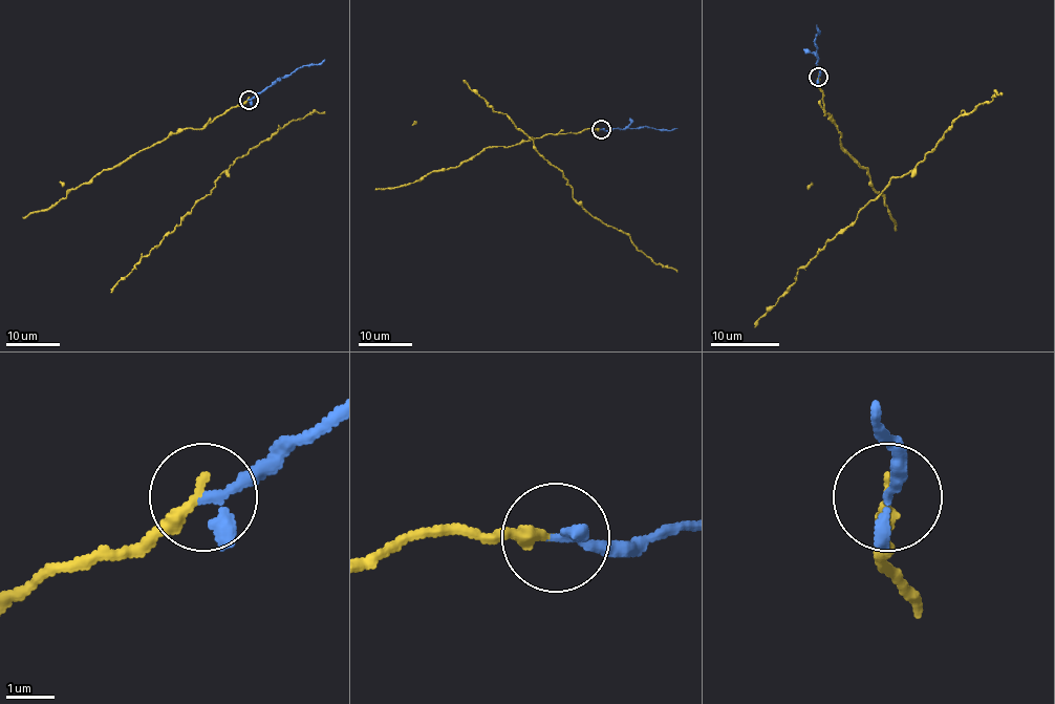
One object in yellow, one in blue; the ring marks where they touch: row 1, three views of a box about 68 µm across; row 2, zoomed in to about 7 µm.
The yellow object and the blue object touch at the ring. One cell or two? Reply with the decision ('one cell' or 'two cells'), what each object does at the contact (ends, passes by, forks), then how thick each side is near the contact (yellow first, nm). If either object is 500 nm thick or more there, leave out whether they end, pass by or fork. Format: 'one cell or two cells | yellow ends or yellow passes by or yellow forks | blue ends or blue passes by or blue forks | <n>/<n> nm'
one cell | yellow ends | blue ends | 280/280 nm

